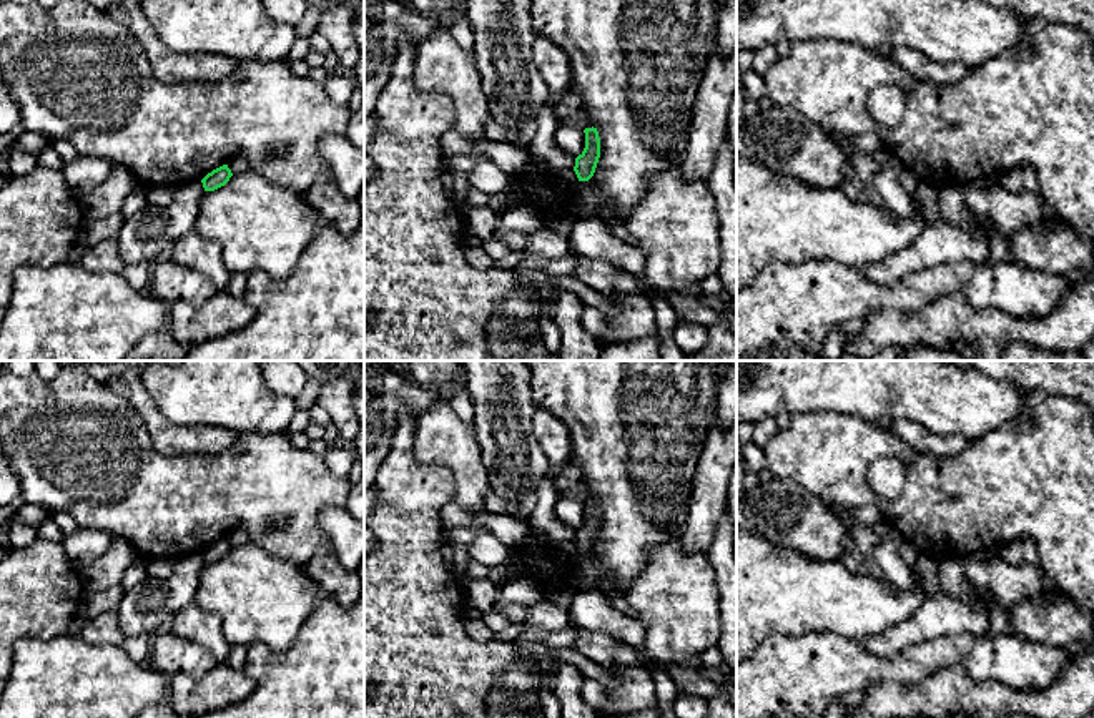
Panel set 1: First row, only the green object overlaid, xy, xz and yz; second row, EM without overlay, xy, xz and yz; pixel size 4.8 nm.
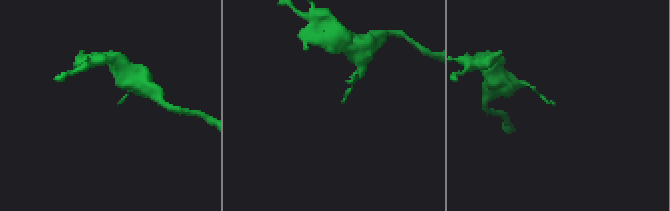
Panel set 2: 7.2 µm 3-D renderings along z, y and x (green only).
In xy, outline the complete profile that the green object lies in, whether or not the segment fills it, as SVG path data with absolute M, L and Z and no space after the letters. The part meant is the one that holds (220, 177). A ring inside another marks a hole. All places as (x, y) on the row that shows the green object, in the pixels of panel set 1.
M223 165L219 168L213 170L211 173L208 173L201 180L201 183L203 183L205 191L214 191L214 189L224 186L231 176L233 176L233 173L228 168L228 165Z

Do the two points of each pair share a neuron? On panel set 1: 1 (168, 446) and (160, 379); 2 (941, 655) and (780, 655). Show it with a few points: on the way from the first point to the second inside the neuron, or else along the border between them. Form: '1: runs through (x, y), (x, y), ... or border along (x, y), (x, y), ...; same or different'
1: border along (143, 383), (150, 399), (172, 422), (203, 426); different
2: runs through (901, 668), (820, 667); same

